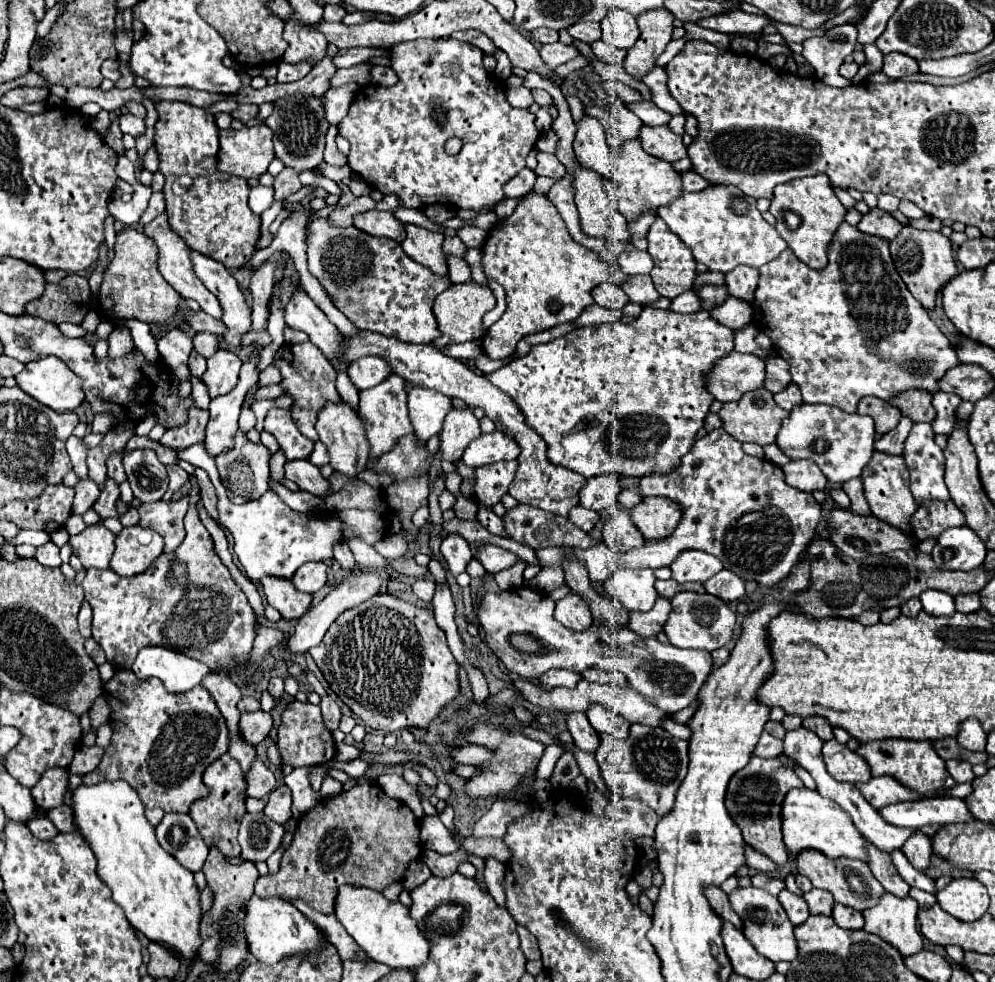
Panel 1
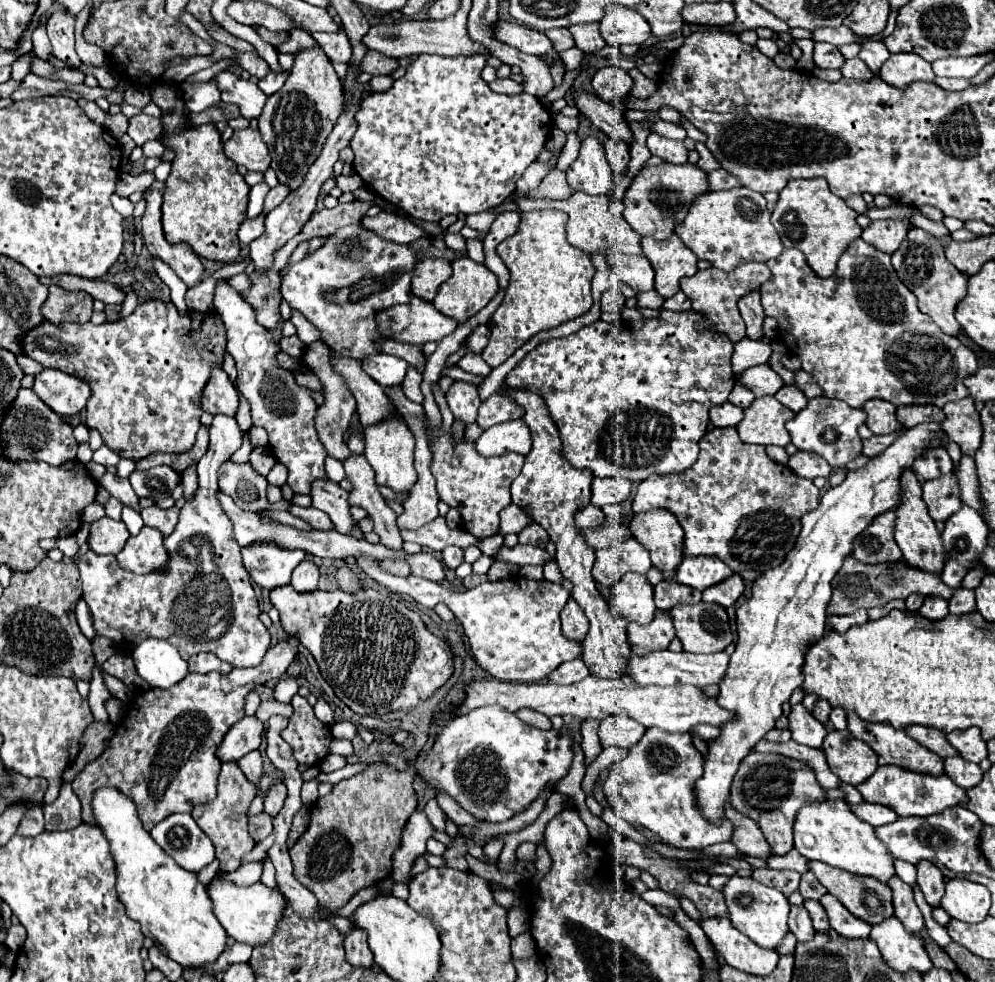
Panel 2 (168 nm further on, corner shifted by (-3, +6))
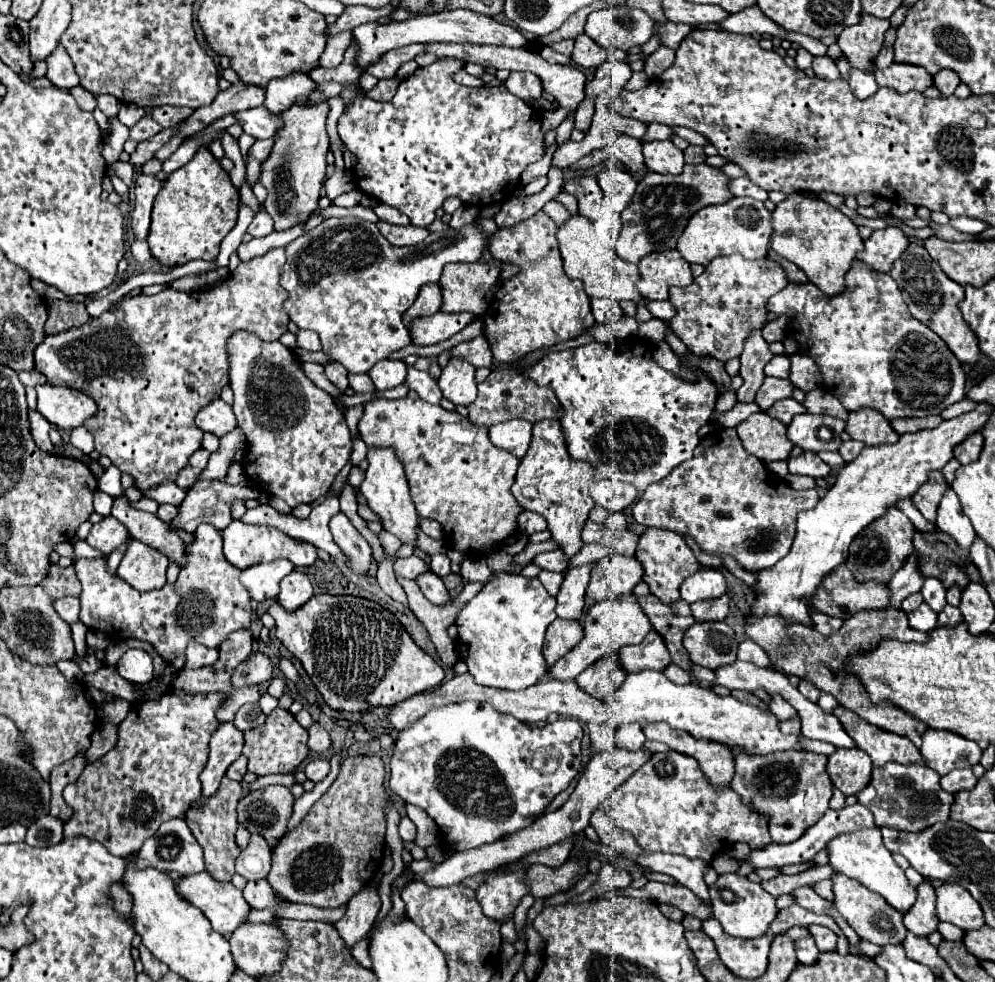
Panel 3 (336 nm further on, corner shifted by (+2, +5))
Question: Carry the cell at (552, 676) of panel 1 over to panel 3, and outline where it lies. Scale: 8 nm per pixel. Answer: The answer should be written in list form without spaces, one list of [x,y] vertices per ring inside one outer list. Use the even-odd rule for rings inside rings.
[[[624,594],[620,598],[612,598],[612,600],[604,600],[604,602],[596,602],[584,620],[584,638],[582,642],[572,648],[564,658],[560,658],[552,668],[550,668],[550,676],[554,680],[560,682],[570,682],[574,680],[586,666],[590,666],[592,662],[596,662],[602,656],[610,656],[614,652],[618,652],[622,646],[626,644],[640,644],[642,638],[652,630],[648,616],[640,610],[638,598],[634,594]]]

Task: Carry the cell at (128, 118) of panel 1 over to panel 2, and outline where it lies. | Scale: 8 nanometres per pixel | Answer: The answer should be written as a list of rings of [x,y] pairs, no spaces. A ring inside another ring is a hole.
[[[145,113],[141,115],[135,115],[129,119],[129,129],[127,129],[127,135],[135,141],[135,145],[143,145],[145,141],[151,141],[151,139],[159,139],[159,135],[163,133],[163,123],[161,119],[157,117],[149,117]]]

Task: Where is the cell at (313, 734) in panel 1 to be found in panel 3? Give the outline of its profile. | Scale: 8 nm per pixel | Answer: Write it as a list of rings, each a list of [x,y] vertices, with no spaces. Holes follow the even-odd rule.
[[[276,708],[270,712],[266,724],[244,732],[244,756],[248,758],[248,770],[266,776],[266,774],[288,774],[296,772],[308,760],[308,730],[298,724],[294,714],[284,708]]]

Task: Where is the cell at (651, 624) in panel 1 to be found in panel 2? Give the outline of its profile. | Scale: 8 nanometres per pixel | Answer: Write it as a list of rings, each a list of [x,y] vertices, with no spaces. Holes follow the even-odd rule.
[[[659,613],[655,615],[655,619],[651,621],[651,625],[627,625],[627,637],[629,637],[629,645],[631,651],[639,657],[649,655],[653,651],[661,651],[667,649],[669,643],[675,639],[675,629],[673,629],[673,621],[669,617],[669,613]]]

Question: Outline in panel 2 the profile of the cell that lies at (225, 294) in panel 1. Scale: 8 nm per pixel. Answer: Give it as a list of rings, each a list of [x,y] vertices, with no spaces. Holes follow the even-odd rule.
[[[225,281],[217,283],[213,305],[227,329],[227,351],[237,365],[237,391],[251,407],[253,425],[263,427],[269,433],[269,453],[277,463],[287,467],[287,485],[293,489],[293,493],[309,495],[313,481],[327,479],[323,467],[327,453],[315,431],[317,403],[313,401],[311,391],[297,385],[293,371],[283,369],[277,363],[277,353],[281,351],[279,343],[267,329],[257,325],[251,305],[245,303]]]

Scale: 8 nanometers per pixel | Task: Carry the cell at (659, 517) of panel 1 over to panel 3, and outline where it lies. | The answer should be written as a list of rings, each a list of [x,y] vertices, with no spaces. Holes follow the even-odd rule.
[[[646,528],[640,534],[638,548],[636,548],[636,560],[642,562],[644,566],[644,582],[650,586],[650,592],[666,604],[672,604],[680,598],[678,588],[682,580],[692,576],[700,568],[700,562],[696,560],[694,552],[686,544],[684,536],[680,536],[678,532],[660,530],[660,528]]]

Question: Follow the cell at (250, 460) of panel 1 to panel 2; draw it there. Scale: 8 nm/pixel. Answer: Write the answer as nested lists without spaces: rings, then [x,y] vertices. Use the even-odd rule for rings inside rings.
[[[227,461],[219,469],[219,491],[229,495],[237,507],[247,511],[267,509],[267,479],[251,469],[249,463],[237,465]]]

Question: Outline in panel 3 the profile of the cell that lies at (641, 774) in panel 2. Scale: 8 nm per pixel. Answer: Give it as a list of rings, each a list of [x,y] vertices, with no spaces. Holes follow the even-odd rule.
[[[676,750],[652,754],[650,760],[644,766],[640,766],[640,770],[636,770],[636,774],[632,774],[624,784],[612,790],[612,794],[602,804],[602,810],[614,820],[618,828],[630,832],[636,838],[636,842],[648,852],[682,854],[692,860],[702,858],[710,862],[712,856],[720,852],[724,844],[746,842],[750,848],[760,848],[772,842],[768,834],[768,820],[762,814],[744,806],[740,802],[740,796],[732,788],[724,788],[724,790],[712,788],[710,782],[700,772],[698,762]]]

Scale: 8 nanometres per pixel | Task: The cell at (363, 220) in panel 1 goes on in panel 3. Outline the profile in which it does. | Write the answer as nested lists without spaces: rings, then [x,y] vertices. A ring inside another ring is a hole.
[[[376,222],[378,230],[384,234],[384,238],[388,238],[390,244],[394,246],[414,246],[418,242],[422,242],[430,232],[426,228],[418,228],[418,226],[394,226],[388,222]]]

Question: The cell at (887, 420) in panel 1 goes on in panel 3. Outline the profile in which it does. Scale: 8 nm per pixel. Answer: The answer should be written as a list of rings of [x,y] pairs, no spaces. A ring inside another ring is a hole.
[[[864,408],[858,412],[848,414],[846,432],[854,438],[864,442],[866,446],[878,446],[878,444],[894,444],[900,436],[892,430],[890,422],[872,408]]]

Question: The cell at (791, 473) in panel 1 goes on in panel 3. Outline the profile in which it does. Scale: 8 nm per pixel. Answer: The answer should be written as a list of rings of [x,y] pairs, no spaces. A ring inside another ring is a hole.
[[[802,452],[796,458],[788,458],[788,470],[790,474],[804,474],[812,478],[826,478],[830,472],[830,466],[820,460],[814,452]]]

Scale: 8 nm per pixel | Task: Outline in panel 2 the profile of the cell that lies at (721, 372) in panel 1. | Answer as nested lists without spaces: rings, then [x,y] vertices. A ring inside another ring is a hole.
[[[757,365],[747,369],[741,377],[737,377],[745,387],[749,387],[755,397],[765,397],[765,395],[775,395],[785,383],[783,379],[769,367],[769,365]]]

